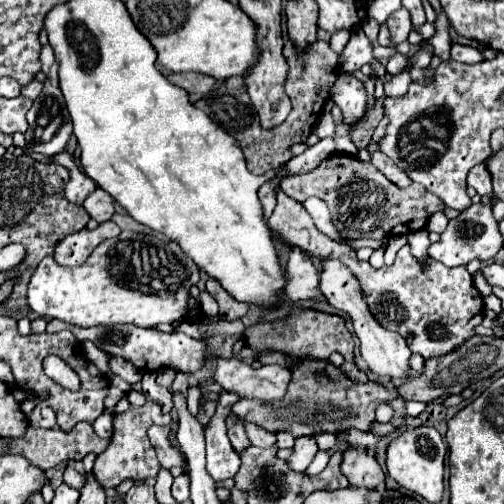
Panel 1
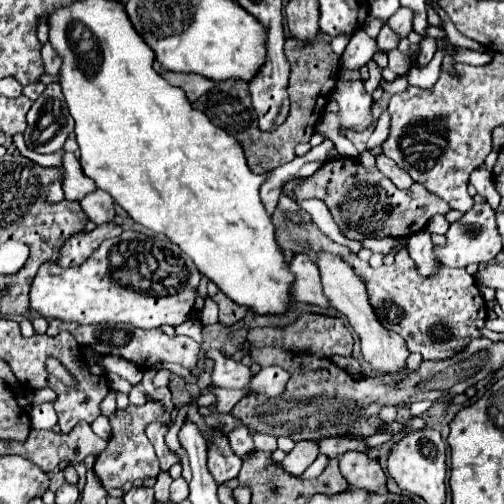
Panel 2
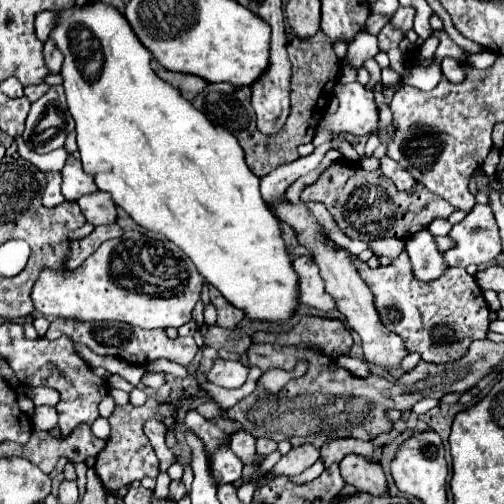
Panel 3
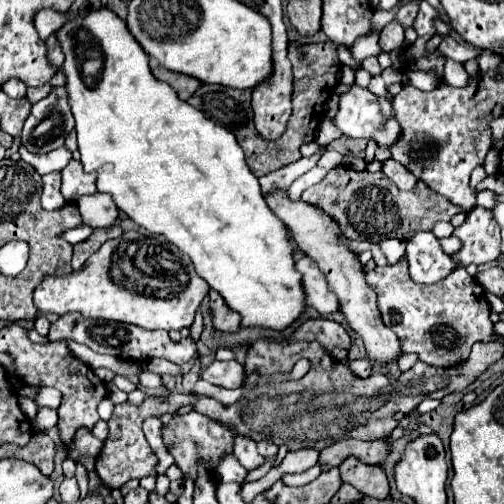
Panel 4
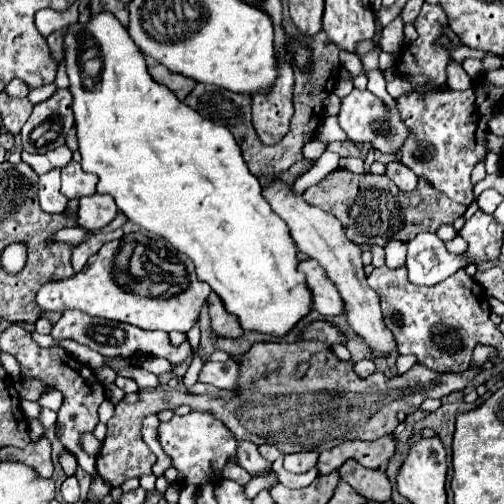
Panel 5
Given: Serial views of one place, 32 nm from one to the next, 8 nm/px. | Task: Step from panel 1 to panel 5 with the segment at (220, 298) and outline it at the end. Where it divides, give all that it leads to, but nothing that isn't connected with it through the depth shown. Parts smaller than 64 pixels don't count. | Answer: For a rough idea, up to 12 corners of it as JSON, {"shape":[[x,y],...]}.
{"shape":[[210,292],[212,330],[216,336],[242,336],[234,314]]}

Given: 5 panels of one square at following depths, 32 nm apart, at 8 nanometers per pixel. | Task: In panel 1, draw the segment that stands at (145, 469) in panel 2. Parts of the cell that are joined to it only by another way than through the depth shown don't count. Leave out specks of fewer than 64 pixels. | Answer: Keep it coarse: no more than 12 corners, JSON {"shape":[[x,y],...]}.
{"shape":[[158,402],[114,416],[110,446],[92,474],[102,488],[156,478],[152,424],[170,424]]}

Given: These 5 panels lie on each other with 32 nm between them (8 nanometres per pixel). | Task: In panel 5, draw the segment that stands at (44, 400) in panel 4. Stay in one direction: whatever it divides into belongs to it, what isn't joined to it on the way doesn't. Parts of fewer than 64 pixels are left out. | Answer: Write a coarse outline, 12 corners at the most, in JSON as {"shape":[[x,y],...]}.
{"shape":[[50,388],[40,396],[42,408],[58,410],[62,406],[62,394]]}

